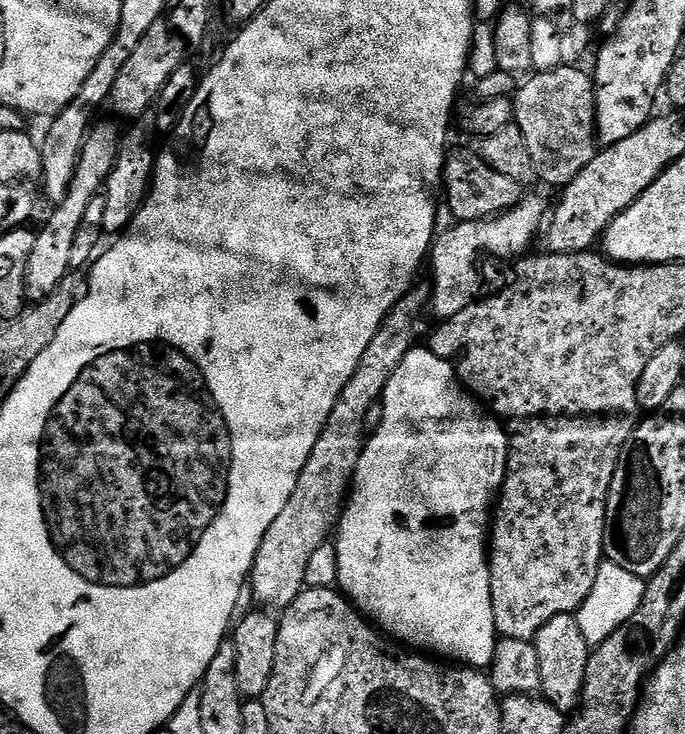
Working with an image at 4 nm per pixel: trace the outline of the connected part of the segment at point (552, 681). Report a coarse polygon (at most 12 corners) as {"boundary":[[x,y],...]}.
{"boundary":[[575,615],[536,632],[540,692],[560,713],[584,694],[590,651]]}

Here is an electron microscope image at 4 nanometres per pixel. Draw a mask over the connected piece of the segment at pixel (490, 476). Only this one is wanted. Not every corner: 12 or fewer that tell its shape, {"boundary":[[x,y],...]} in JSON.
{"boundary":[[430,348],[381,396],[338,588],[393,641],[492,663],[504,425]]}

